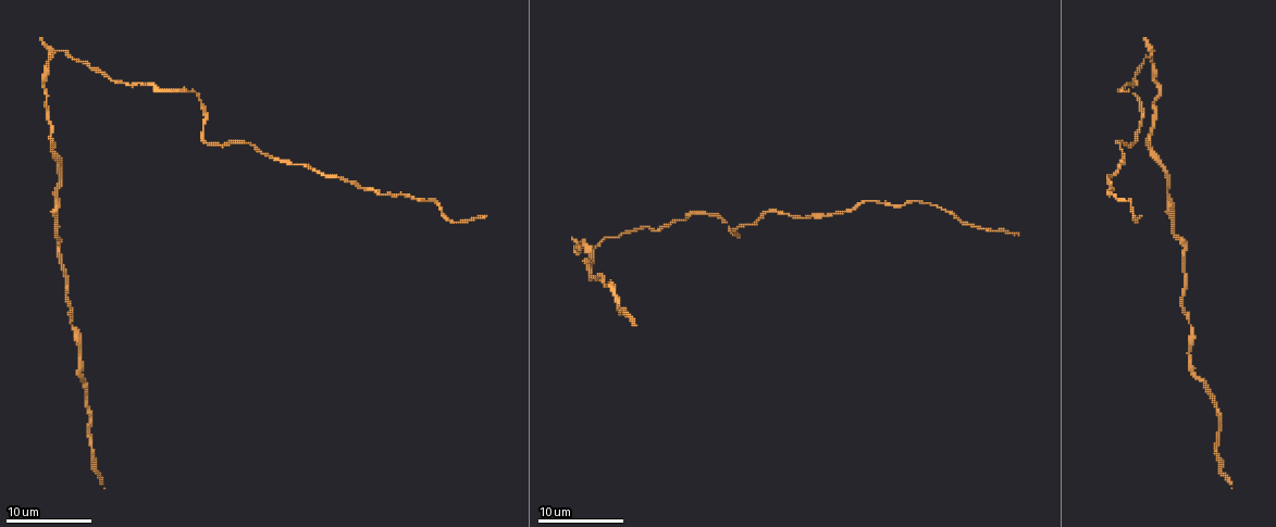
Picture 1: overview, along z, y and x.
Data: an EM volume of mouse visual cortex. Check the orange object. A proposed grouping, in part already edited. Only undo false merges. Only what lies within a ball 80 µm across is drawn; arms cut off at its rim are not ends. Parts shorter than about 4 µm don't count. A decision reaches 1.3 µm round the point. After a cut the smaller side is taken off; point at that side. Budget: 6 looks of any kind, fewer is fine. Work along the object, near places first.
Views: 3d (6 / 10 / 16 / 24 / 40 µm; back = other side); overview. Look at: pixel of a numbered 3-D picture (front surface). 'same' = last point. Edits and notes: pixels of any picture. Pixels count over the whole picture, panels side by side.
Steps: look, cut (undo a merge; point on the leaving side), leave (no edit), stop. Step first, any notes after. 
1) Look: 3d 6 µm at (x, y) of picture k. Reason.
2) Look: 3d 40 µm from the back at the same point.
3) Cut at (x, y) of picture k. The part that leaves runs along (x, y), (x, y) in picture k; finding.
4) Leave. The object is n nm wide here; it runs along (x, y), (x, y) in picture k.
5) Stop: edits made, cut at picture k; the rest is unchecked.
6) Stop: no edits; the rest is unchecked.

Look: 3d 16 µm at (618, 235) of picture 1.

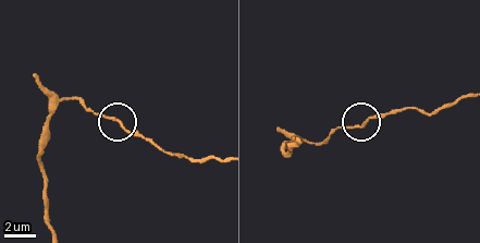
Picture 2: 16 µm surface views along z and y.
Leave. The side arm is 65 µm long; continuous, no second neuron.

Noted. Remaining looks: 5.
Look: 3d 10 µm at (1170, 216) of picture 1. Sudden change in width.

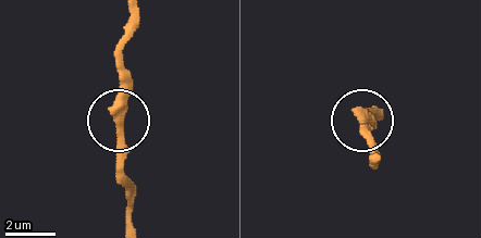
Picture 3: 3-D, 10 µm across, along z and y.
Leave. It runs along (131, 19), (119, 179) in picture 3; continuous, no second neuron.

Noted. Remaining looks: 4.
Look: 3d 10 µm at (1221, 471) of picture 1. Thick turns thin.

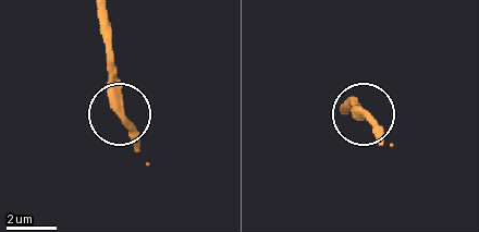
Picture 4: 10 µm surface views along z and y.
Look: 3d 10 µm from the back at (126, 119) of picture 4.

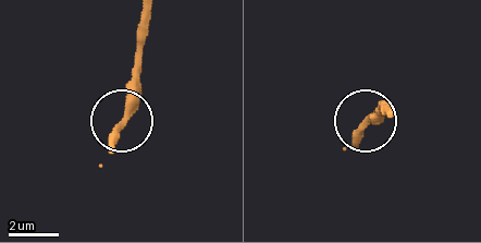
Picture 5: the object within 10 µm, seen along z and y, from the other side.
Leave. It runs along (146, 17), (139, 80), (123, 121) in picture 5; continuous, no second neuron.

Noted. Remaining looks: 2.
Stop: no edits; the rest is unchecked.

